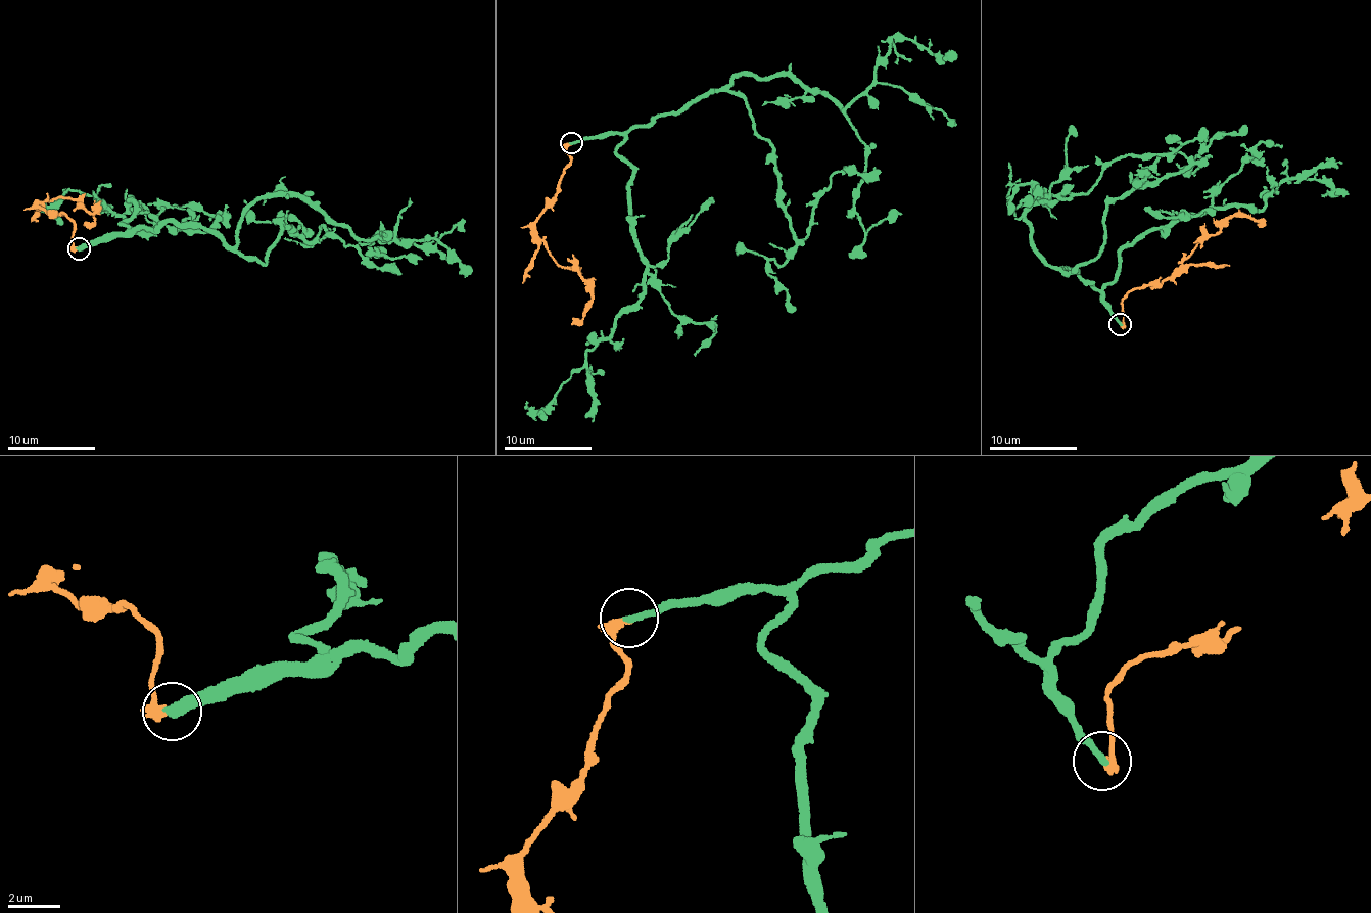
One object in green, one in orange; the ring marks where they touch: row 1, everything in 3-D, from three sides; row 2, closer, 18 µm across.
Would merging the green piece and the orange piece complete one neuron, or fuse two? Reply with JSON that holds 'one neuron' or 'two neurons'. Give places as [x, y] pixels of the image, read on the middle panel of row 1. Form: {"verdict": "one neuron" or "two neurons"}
{"verdict": "one neuron"}

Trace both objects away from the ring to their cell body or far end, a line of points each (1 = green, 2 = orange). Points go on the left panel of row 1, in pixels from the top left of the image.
1: (79, 248), (177, 221), (235, 246), (248, 208), (289, 194), (361, 244), (378, 233), (379, 254), (422, 259)
2: (77, 248), (73, 220), (38, 208), (62, 196), (84, 210), (98, 208), (95, 222), (84, 224)

